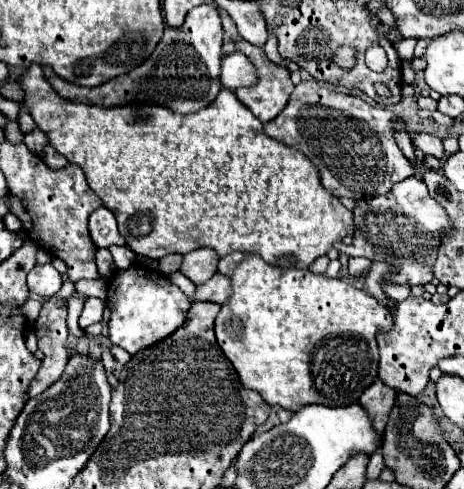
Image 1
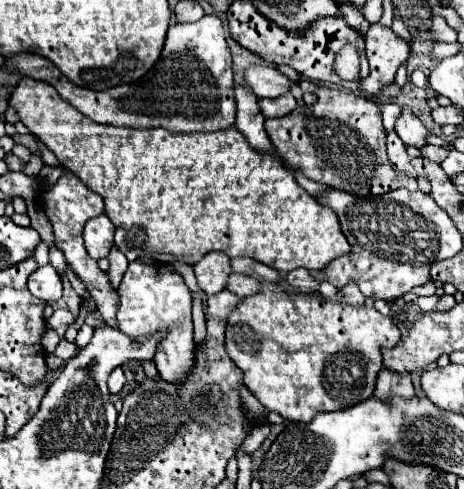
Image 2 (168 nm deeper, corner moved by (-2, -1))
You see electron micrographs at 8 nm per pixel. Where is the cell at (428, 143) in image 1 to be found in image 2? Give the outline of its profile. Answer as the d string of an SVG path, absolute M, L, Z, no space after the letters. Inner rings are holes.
M402 108L402 114L396 120L396 134L406 146L416 146L416 148L424 146L426 138L430 136L426 126L412 114L410 108Z

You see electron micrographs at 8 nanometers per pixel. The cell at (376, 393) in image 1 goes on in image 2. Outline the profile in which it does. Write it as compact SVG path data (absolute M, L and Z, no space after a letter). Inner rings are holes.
M388 368L380 370L374 396L384 400L390 394L398 394L398 396L404 396L404 398L414 396L414 386L412 386L412 380L410 380L408 372L392 372Z

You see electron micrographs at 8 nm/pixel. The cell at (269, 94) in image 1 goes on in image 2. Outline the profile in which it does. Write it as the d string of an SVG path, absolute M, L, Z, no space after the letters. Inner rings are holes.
M292 94L280 96L280 98L260 98L260 108L266 118L280 118L290 114L296 108L296 98Z

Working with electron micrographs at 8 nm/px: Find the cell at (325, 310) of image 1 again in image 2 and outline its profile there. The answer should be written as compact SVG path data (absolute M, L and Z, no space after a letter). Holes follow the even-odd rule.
M262 280L262 292L244 298L244 302L230 314L226 350L242 370L244 386L266 410L278 412L290 422L310 422L318 412L344 410L370 398L374 394L376 376L382 370L382 348L394 348L400 338L402 334L392 318L380 314L376 308L354 308L302 290L288 292L284 284Z

